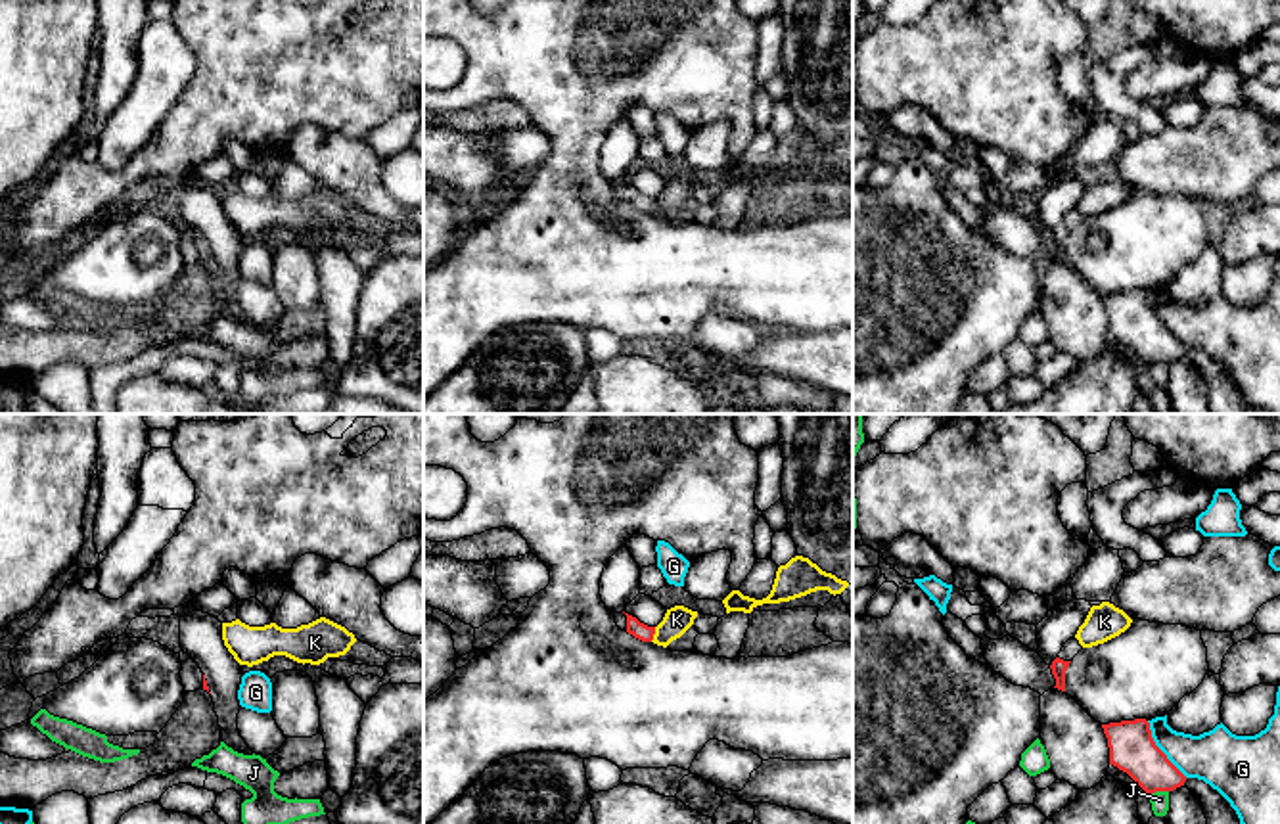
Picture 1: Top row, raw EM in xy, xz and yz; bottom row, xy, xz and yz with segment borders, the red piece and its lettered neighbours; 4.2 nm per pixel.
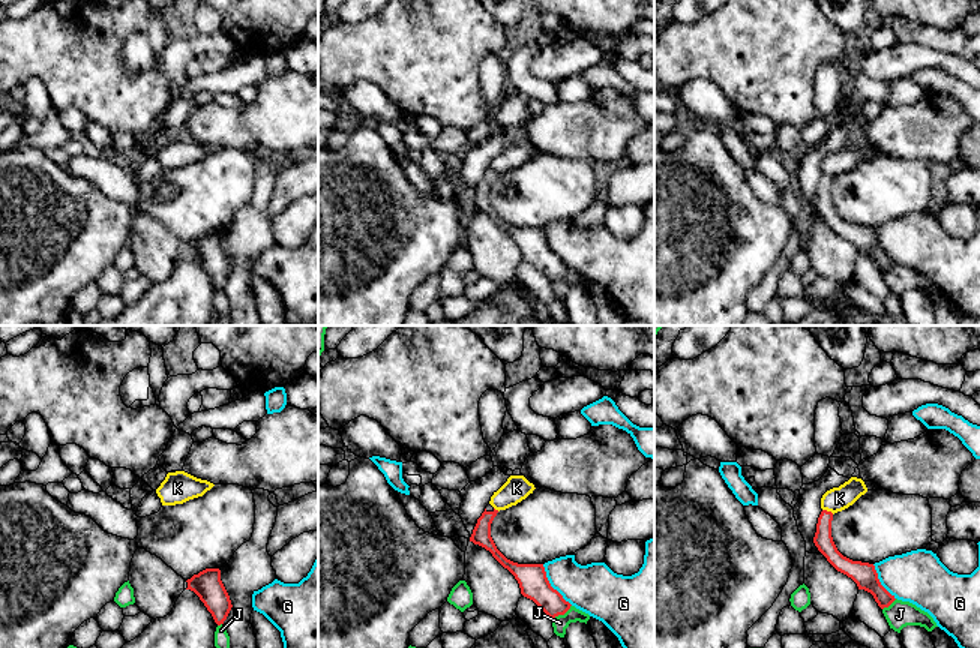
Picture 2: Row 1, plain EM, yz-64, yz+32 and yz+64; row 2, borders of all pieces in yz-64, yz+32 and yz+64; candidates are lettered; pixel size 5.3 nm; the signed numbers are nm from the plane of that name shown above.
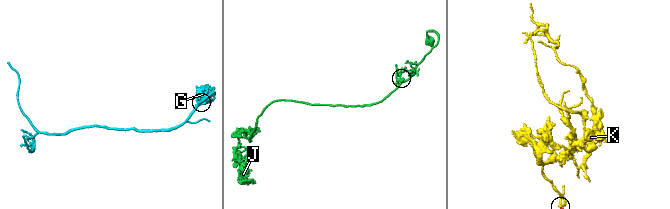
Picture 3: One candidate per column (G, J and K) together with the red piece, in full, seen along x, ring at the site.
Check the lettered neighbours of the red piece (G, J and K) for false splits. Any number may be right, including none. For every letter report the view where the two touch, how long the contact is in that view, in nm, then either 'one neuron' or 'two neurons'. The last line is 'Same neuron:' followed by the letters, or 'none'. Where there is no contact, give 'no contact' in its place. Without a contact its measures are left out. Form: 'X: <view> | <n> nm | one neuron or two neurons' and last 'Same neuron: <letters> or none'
G: yz | 300 nm | two neurons
J: yz | 80 nm | two neurons
K: xz | 70 nm | two neurons
Same neuron: none

